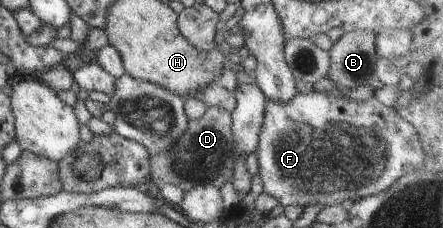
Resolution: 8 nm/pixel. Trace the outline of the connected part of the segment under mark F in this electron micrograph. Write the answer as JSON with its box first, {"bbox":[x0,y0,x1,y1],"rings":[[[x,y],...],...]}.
{"bbox":[257,90,427,212],"rings":[[[310,90],[306,94],[296,93],[292,99],[288,102],[272,101],[272,99],[266,99],[266,111],[264,111],[264,117],[262,119],[262,127],[260,127],[260,135],[258,135],[257,145],[257,158],[259,164],[259,174],[263,179],[263,191],[266,191],[268,195],[272,195],[278,203],[288,207],[289,205],[296,206],[300,211],[313,212],[323,207],[333,206],[349,201],[353,204],[355,201],[360,201],[365,197],[371,195],[378,195],[386,189],[390,189],[399,177],[406,175],[406,173],[412,173],[423,169],[424,160],[426,160],[427,153],[424,146],[418,137],[418,132],[413,125],[410,125],[405,119],[402,119],[394,108],[382,105],[376,96],[371,99],[364,100],[363,103],[353,98],[346,99],[346,97],[338,97],[338,95],[329,95],[328,93],[320,93],[315,90]]]}

